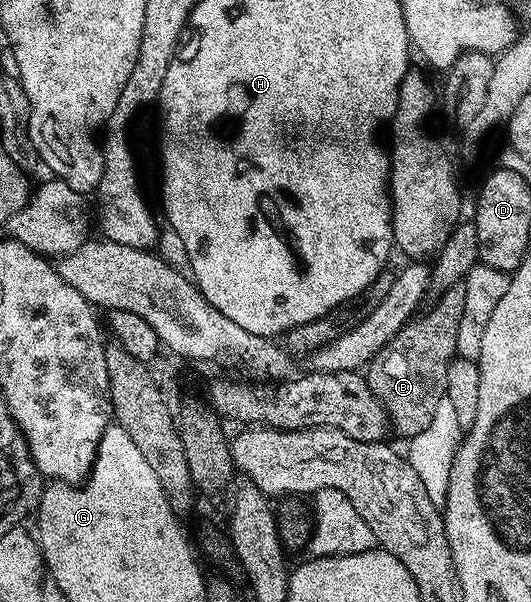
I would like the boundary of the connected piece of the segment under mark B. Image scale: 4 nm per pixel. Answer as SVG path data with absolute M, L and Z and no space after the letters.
M461 287L449 288L436 300L425 314L422 312L406 322L367 369L370 391L387 411L390 426L396 432L398 429L405 439L415 437L431 426L435 409L445 397L449 364L455 359L459 319L463 319L464 291Z

